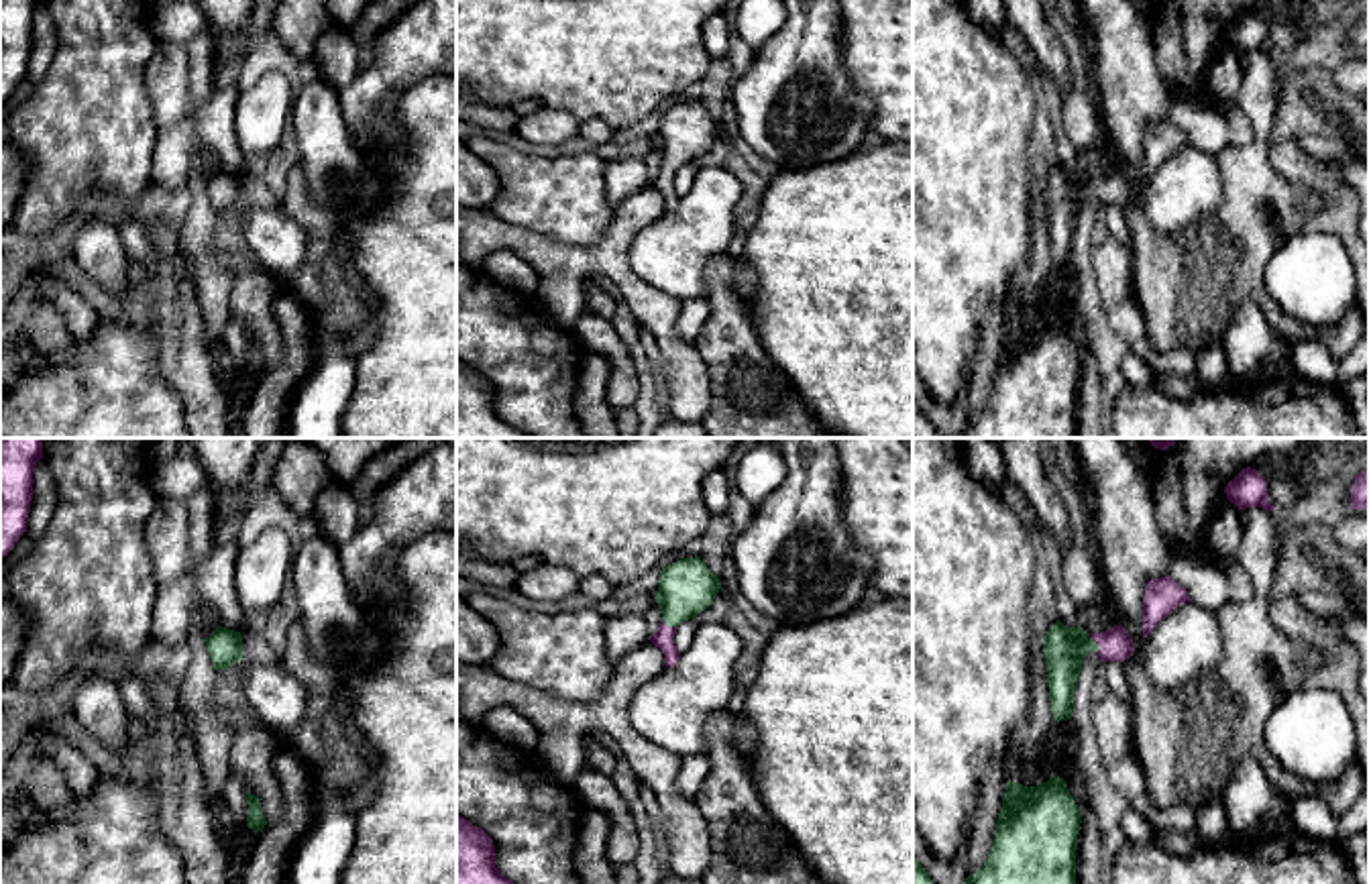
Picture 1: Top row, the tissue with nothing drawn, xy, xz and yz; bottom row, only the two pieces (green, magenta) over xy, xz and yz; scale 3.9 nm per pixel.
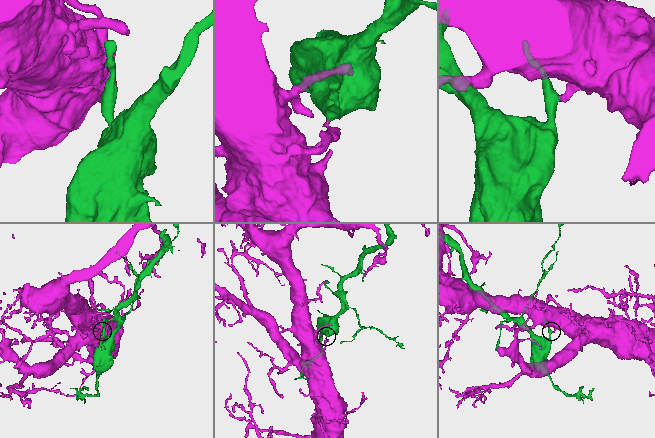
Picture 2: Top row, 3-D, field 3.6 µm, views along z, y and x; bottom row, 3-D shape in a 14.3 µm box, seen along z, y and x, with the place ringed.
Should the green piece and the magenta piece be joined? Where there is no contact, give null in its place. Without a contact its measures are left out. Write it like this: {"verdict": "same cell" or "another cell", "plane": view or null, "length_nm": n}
{"verdict": "another cell", "plane": "yz", "length_nm": 90}

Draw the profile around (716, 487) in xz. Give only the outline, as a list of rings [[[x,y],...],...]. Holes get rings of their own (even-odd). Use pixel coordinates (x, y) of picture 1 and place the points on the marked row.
[[[713,471],[705,477],[703,481],[703,501],[709,509],[711,515],[725,515],[727,513],[727,503],[731,495],[731,485],[723,471]]]

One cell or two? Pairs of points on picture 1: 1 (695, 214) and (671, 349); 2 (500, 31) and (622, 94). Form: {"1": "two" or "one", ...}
{"1": "two", "2": "one"}

